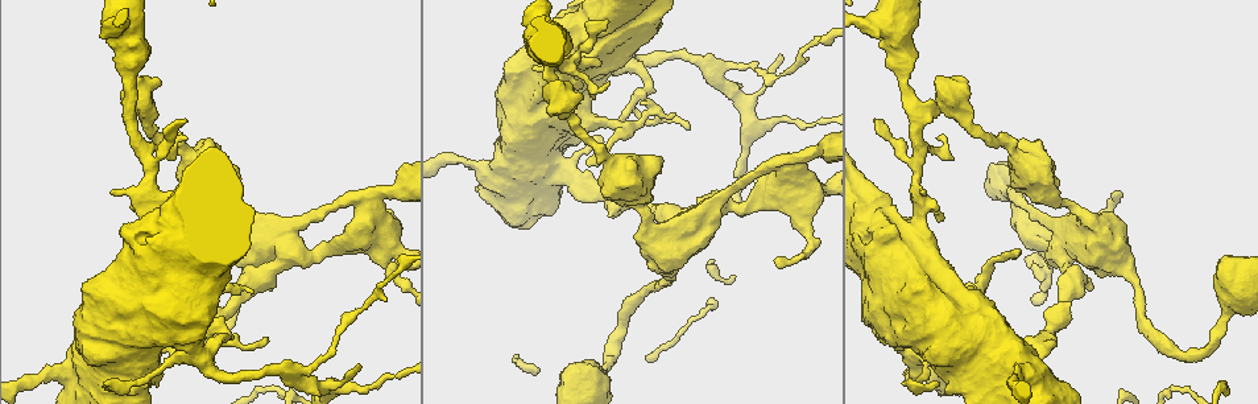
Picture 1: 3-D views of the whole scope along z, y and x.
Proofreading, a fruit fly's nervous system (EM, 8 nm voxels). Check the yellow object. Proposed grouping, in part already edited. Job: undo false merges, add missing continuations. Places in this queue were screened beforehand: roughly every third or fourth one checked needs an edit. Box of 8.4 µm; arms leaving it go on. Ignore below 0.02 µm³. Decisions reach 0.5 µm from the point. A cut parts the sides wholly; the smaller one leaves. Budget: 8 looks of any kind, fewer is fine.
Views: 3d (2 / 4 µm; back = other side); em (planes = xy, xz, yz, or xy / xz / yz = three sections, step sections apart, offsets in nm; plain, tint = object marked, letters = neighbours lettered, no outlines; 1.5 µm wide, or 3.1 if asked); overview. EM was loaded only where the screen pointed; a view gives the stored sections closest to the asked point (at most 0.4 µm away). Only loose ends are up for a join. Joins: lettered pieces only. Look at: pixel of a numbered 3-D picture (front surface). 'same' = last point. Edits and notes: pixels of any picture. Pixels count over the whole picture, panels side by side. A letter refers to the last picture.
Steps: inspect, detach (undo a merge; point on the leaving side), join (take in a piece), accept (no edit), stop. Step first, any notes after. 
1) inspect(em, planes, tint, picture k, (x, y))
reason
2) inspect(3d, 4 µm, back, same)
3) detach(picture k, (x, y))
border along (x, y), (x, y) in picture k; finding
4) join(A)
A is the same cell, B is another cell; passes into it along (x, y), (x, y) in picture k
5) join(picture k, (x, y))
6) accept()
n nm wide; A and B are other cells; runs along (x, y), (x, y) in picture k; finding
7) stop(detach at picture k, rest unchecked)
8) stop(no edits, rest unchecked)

inspect(em, xy, step 4, letters, picture 1, (598, 59))
an open end

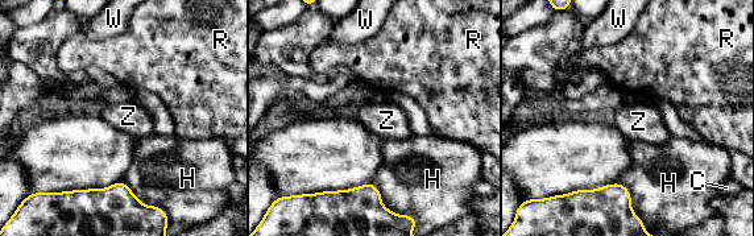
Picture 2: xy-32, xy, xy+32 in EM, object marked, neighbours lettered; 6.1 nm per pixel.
inspect(em, planes, letters, same)
cut it another way

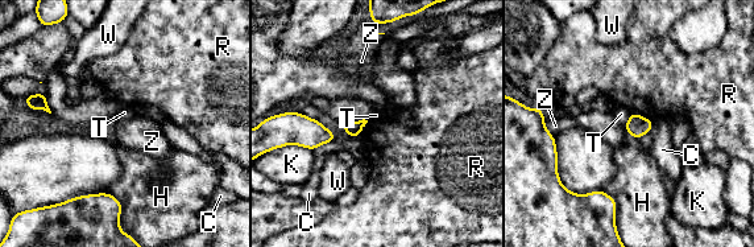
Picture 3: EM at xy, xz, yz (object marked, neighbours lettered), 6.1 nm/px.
accept()
C, H, K, R, T, W and Z are other cells; border along (630, 114), (624, 126) in picture 3; no lettered piece goes on from it

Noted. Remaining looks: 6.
inspect(3d, 2 µm, back, picture 1, (590, 138))
thick turns thin

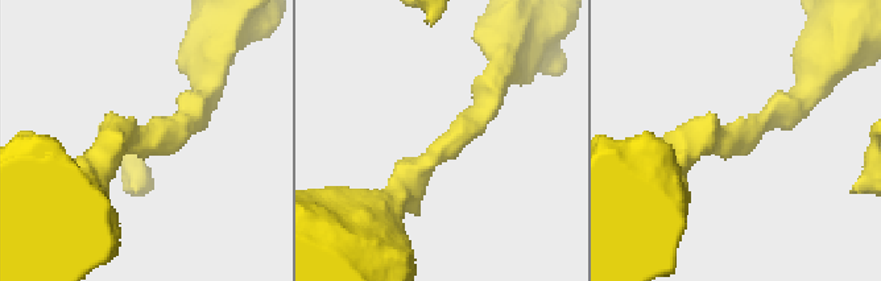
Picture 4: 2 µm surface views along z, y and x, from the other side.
inspect(em, planes, letters, picture 4, (140, 150))
now the EM

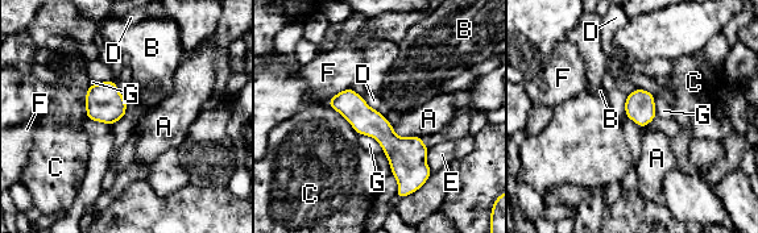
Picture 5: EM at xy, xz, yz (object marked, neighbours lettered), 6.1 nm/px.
accept()
C touches over 220 nm; A, B, C, D, E, F and G are other cells; runs along (340, 95), (405, 157), (405, 192) in picture 5; one neuron here

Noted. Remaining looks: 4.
inspect(em, xz, step 8, tint, picture 1, (1067, 204))
a narrow waist

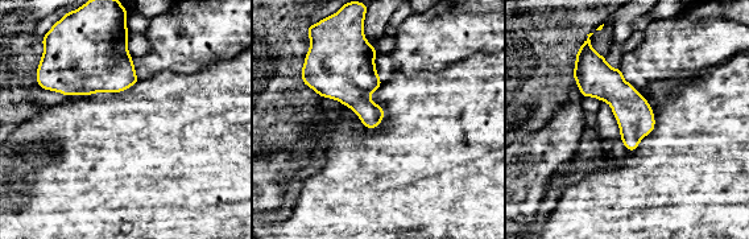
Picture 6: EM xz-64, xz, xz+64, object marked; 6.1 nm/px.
inspect(em, planes, tint, same)

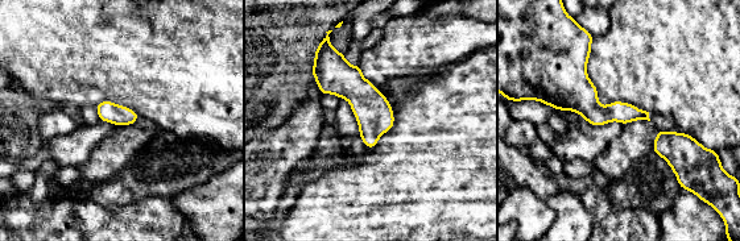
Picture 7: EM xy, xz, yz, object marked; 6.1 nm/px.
inspect(em, planes, letters, same)
see the neighbours

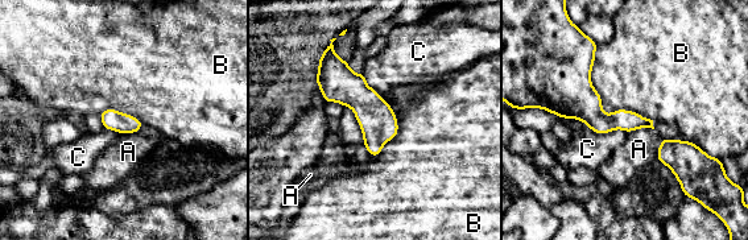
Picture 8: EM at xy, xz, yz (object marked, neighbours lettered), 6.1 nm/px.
accept()
130 nm wide; A, B and C are other cells; runs along (327, 63), (374, 114), (374, 153) in picture 8; one neuron here

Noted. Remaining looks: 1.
stop(no edits, rest unchecked)

